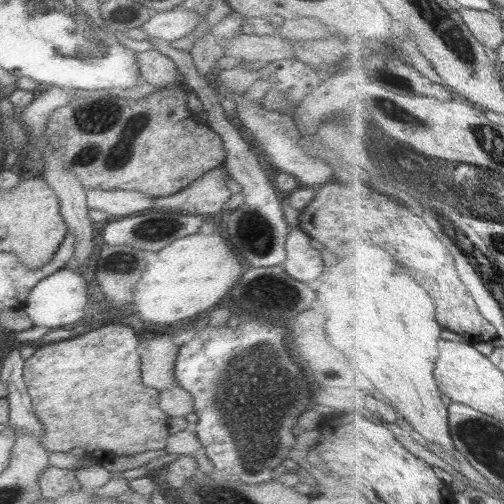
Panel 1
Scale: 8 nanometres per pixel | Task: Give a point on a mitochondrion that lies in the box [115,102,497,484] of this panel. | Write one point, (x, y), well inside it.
(258, 384)

